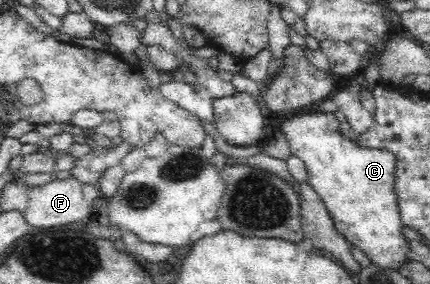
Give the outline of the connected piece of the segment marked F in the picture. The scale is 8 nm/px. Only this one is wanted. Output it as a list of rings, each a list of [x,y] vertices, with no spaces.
[[[73,176],[55,179],[29,190],[23,216],[31,229],[46,229],[58,225],[76,225],[92,211],[84,200],[82,184]]]

